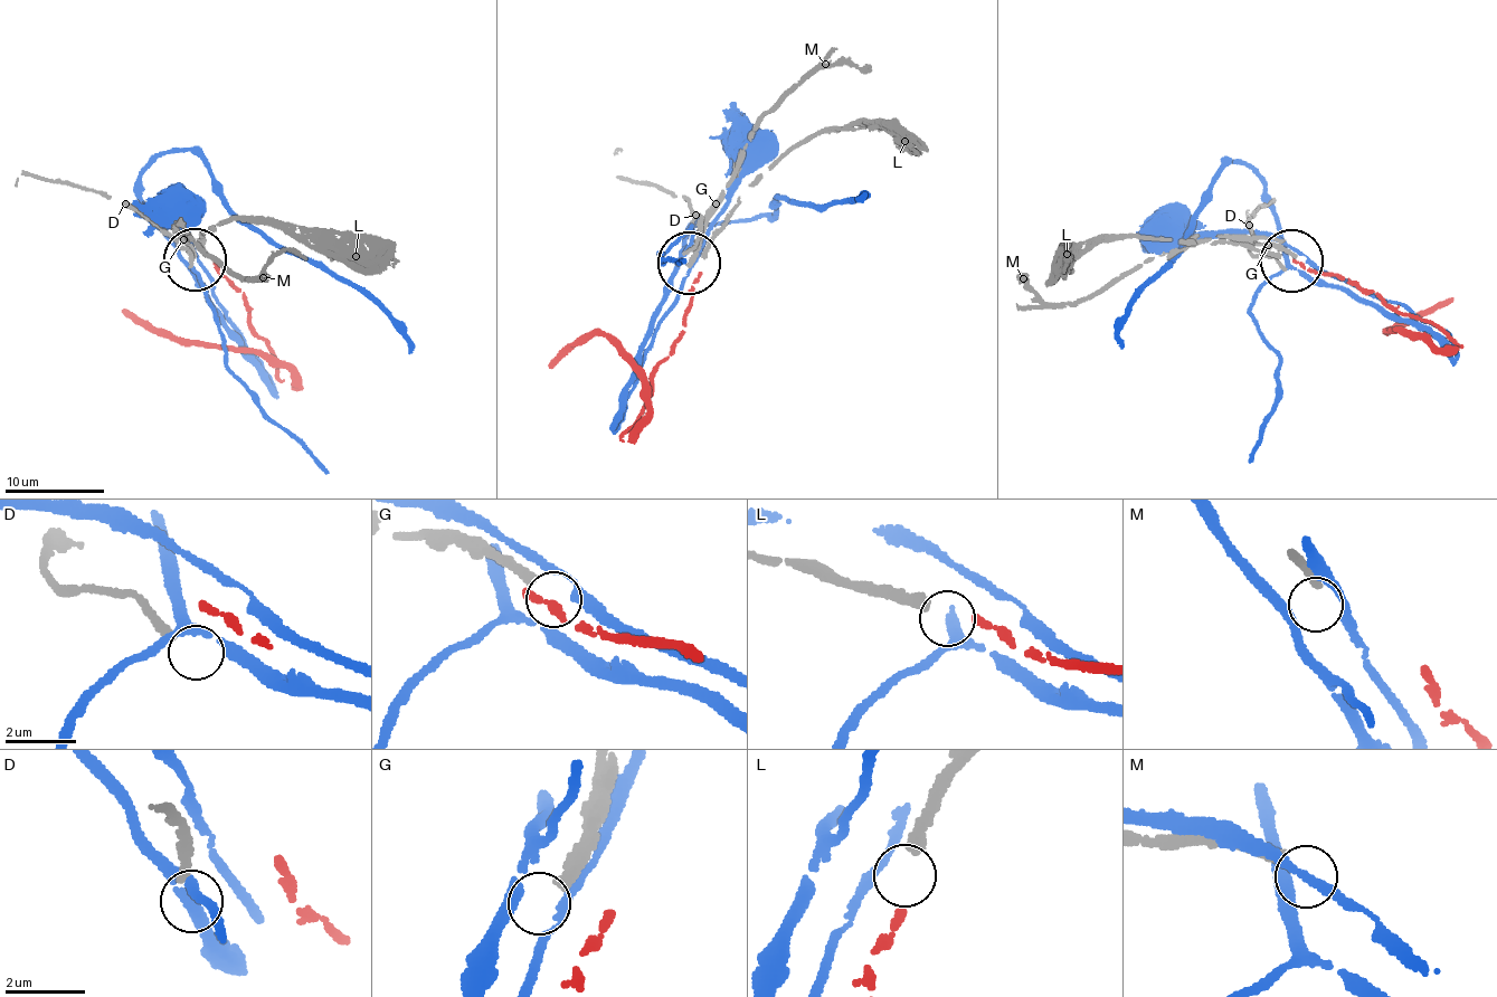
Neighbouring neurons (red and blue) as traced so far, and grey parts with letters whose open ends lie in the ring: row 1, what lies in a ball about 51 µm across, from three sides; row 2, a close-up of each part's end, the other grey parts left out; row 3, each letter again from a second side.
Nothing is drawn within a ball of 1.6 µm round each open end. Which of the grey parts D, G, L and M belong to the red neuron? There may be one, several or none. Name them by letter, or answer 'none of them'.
L

